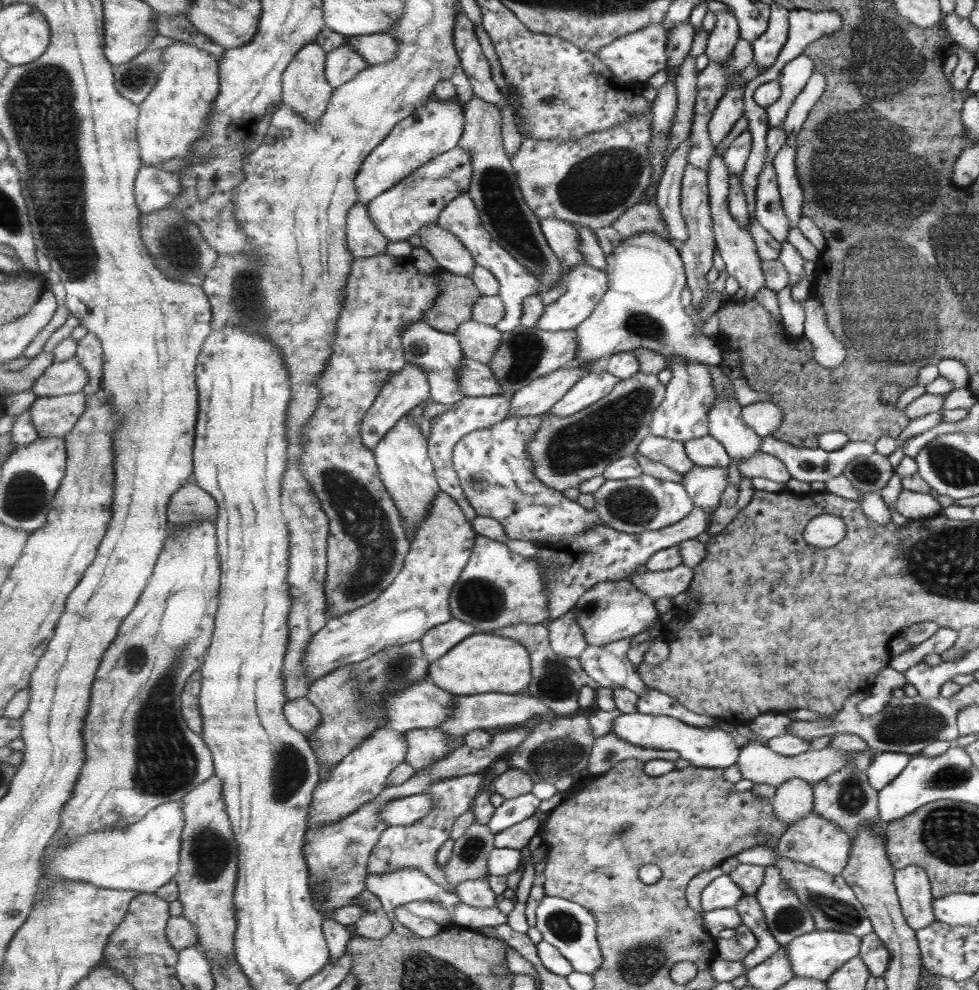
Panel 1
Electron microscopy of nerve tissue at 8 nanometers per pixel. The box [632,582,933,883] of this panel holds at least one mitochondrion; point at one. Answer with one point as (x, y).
(851, 796)

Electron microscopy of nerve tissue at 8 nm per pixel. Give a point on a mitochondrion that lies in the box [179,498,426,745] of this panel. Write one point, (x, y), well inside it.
(399, 668)

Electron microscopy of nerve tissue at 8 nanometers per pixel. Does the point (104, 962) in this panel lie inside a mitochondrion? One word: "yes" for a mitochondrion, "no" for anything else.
no

